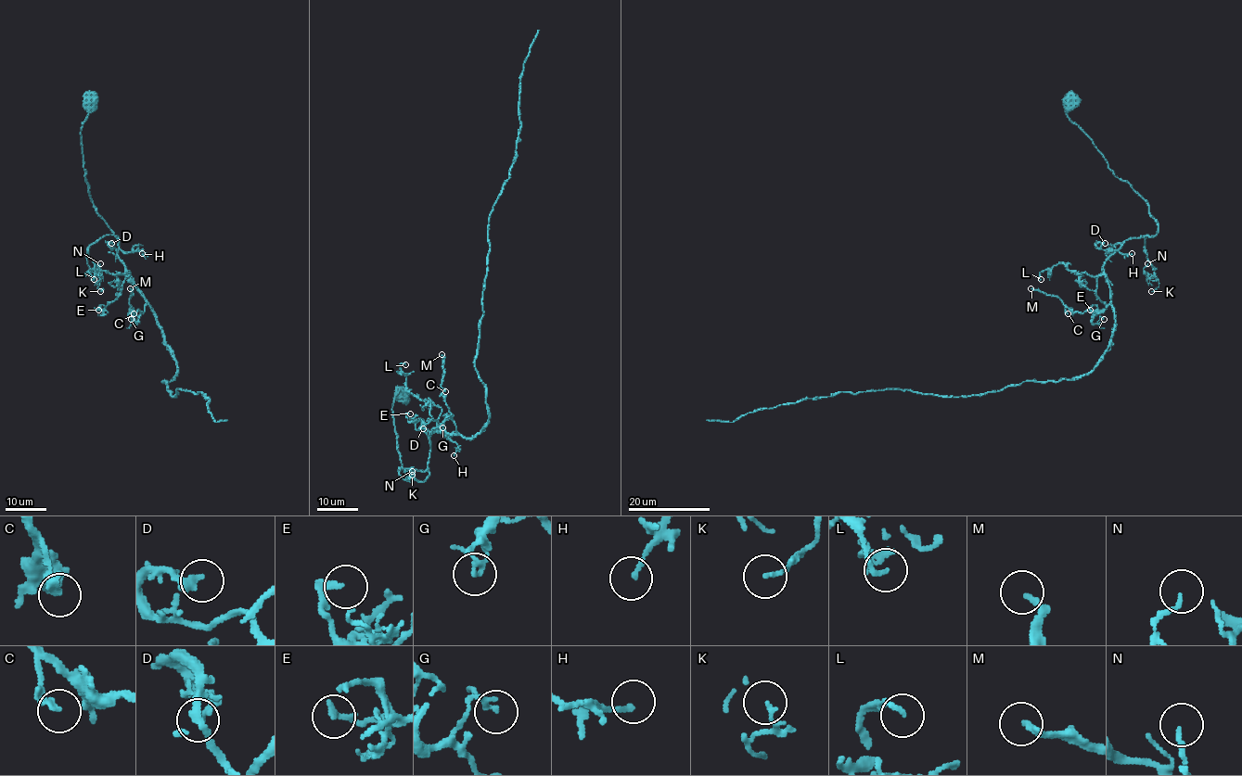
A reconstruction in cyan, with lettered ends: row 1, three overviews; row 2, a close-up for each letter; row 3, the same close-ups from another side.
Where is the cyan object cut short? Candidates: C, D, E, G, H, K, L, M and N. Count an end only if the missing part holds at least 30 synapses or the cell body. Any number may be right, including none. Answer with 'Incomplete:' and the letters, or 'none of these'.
Incomplete: none of these

